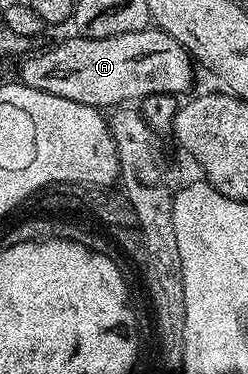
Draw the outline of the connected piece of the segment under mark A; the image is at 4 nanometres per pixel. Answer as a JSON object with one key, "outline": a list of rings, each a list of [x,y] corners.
{"outline":[[[158,27],[105,39],[72,35],[68,41],[40,53],[32,52],[18,63],[18,80],[22,84],[49,95],[61,95],[61,99],[73,99],[73,103],[92,105],[100,111],[106,110],[106,105],[123,107],[158,93],[180,95],[195,77],[191,70],[193,58],[187,48]]]}

